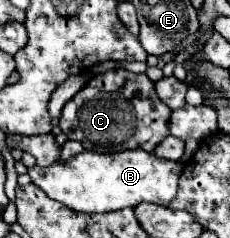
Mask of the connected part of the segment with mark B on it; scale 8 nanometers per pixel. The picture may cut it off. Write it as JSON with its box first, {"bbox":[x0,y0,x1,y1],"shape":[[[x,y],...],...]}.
{"bbox":[27,149,181,213],"shape":[[[135,149],[119,153],[81,151],[67,163],[55,161],[49,167],[35,165],[27,173],[37,187],[41,187],[51,199],[63,203],[69,209],[83,213],[109,213],[125,207],[137,207],[143,201],[167,205],[177,193],[177,179],[181,169],[181,163],[163,161],[153,153]]]}

